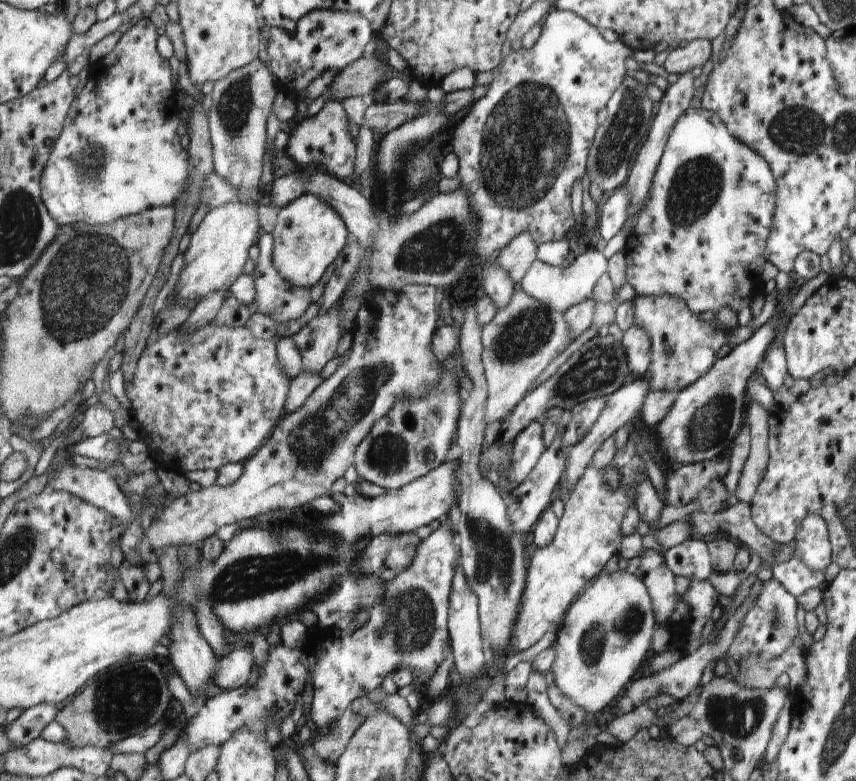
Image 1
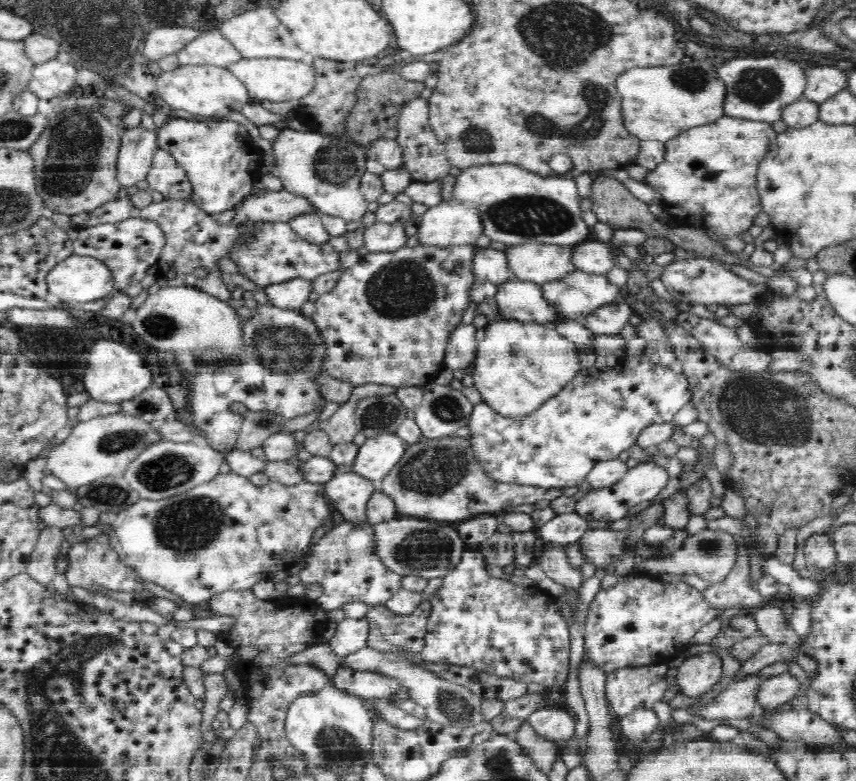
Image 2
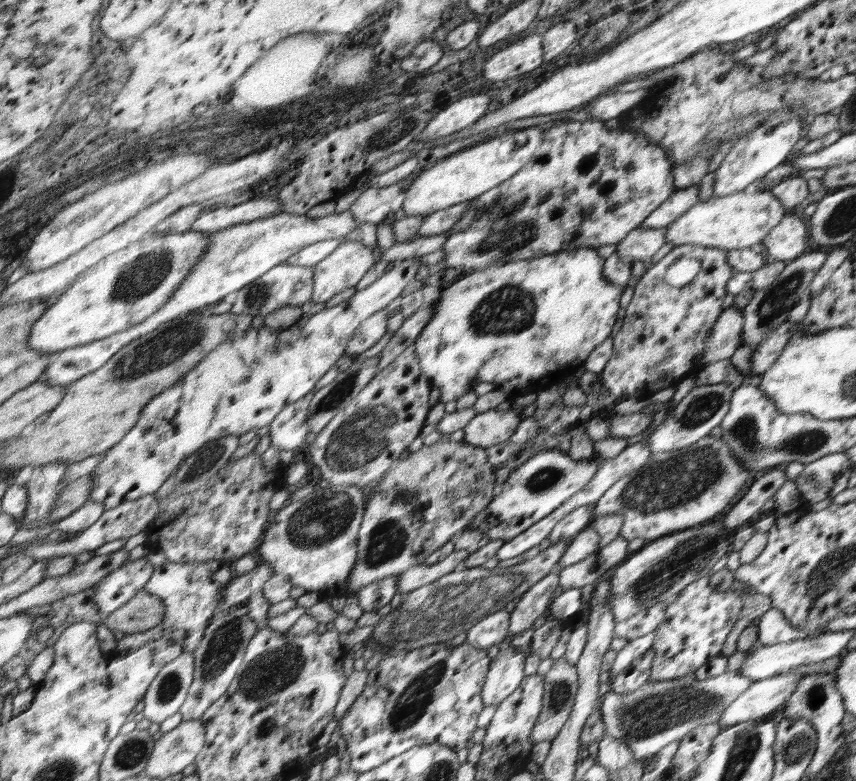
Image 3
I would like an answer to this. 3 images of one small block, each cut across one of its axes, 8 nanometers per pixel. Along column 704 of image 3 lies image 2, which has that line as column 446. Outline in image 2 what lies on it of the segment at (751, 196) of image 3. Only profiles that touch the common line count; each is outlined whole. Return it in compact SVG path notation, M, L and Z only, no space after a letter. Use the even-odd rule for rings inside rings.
M453 198L428 207L422 221L416 223L420 245L475 246L483 233L481 215L475 205Z

